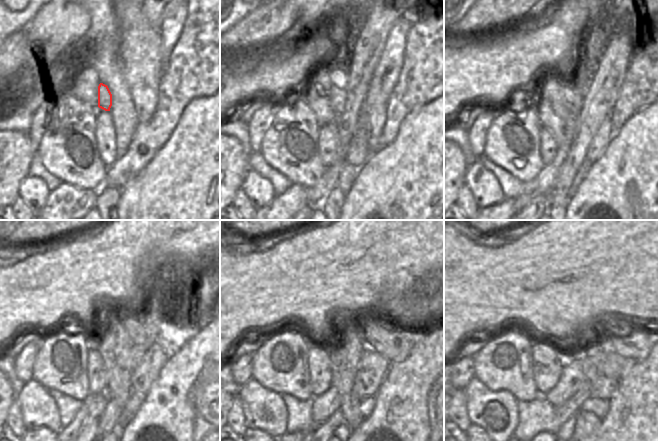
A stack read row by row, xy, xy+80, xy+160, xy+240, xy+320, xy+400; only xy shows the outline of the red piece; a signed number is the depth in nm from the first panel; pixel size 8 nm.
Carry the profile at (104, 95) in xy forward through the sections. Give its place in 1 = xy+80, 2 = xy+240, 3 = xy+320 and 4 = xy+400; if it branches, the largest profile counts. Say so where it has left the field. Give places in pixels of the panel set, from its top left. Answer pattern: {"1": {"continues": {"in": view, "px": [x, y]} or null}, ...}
{"1": {"continues": {"in": "xy+80", "px": [337, 96]}}, "2": {"continues": {"in": "xy+240", "px": [134, 324]}}, "3": {"continues": {"in": "xy+320", "px": [395, 344]}}, "4": {"continues": {"in": "xy+400", "px": [637, 344]}}}

